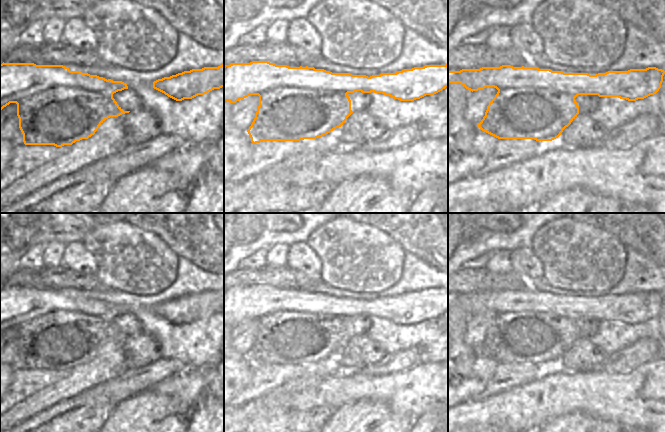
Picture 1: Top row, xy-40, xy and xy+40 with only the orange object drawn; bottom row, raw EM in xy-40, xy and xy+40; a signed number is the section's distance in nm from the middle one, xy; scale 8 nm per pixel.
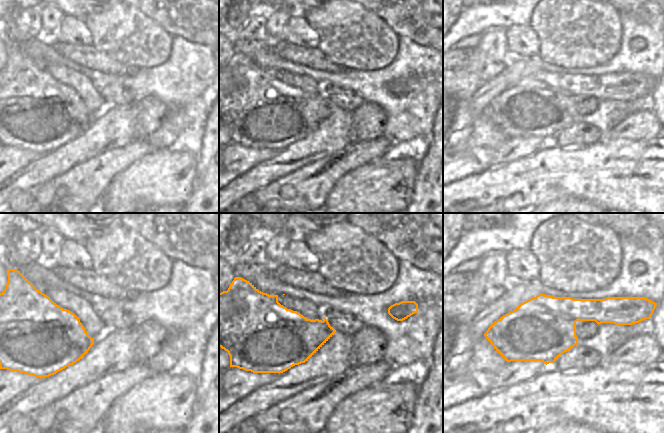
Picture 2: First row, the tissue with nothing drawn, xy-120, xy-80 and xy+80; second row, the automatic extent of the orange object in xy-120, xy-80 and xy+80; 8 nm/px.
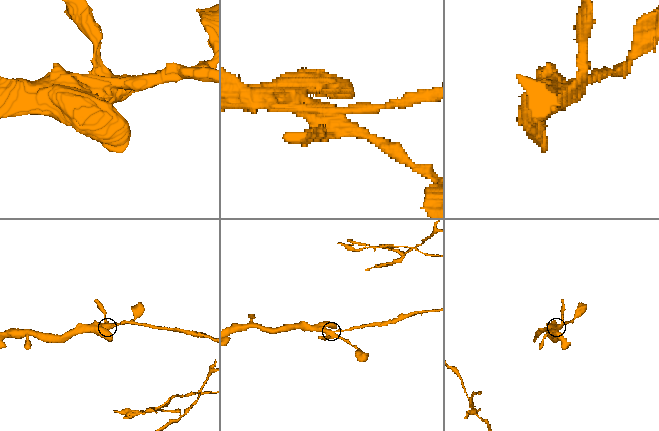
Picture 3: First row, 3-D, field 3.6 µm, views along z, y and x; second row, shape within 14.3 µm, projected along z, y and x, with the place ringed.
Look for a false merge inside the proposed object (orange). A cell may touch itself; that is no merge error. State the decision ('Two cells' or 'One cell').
Two cells

